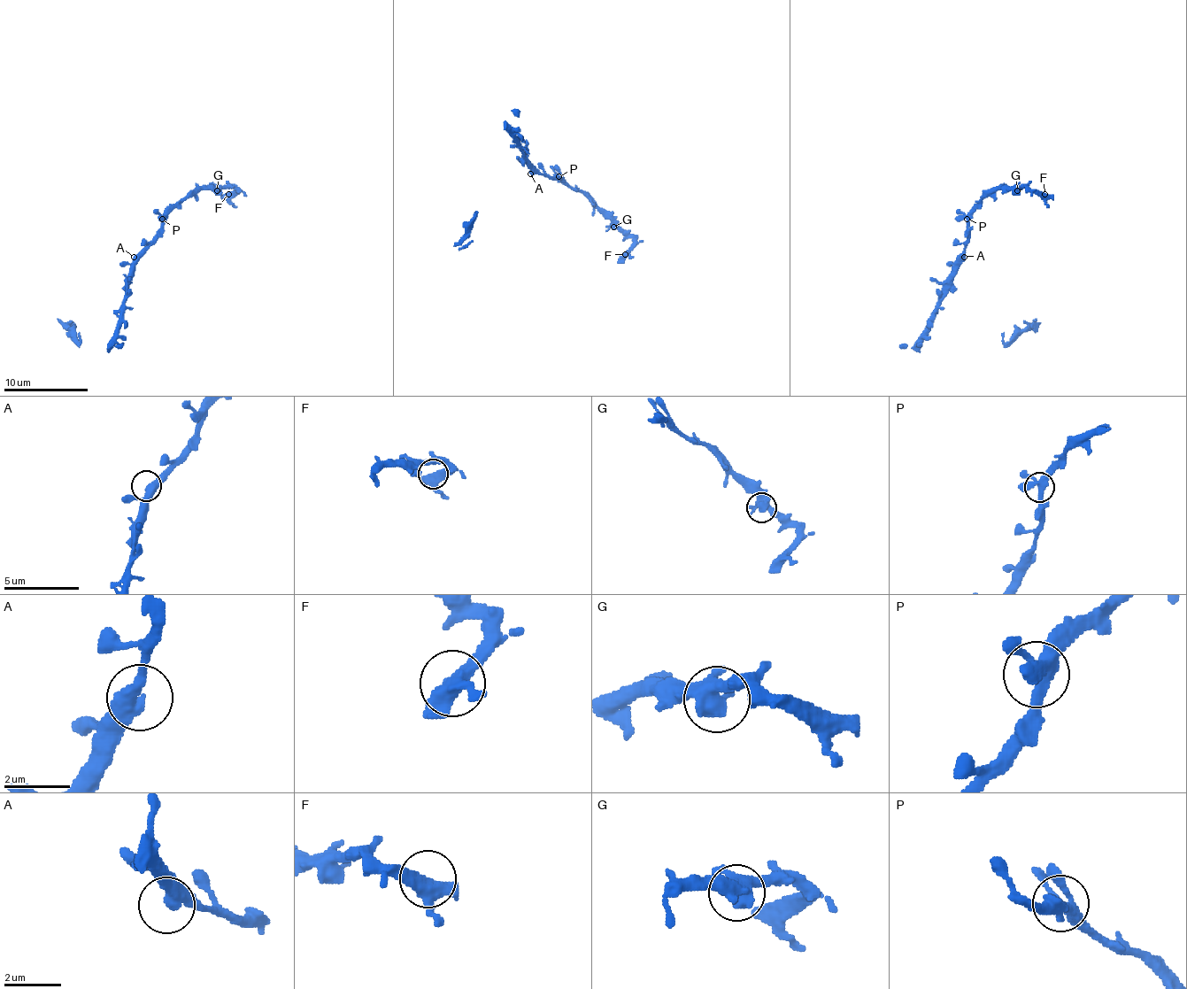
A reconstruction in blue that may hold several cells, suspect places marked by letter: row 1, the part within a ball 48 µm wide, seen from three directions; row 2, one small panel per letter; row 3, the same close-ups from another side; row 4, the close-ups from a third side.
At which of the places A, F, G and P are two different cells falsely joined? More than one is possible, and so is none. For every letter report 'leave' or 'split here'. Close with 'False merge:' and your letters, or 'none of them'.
A: leave
F: leave
G: leave
P: leave
False merge: none of them

